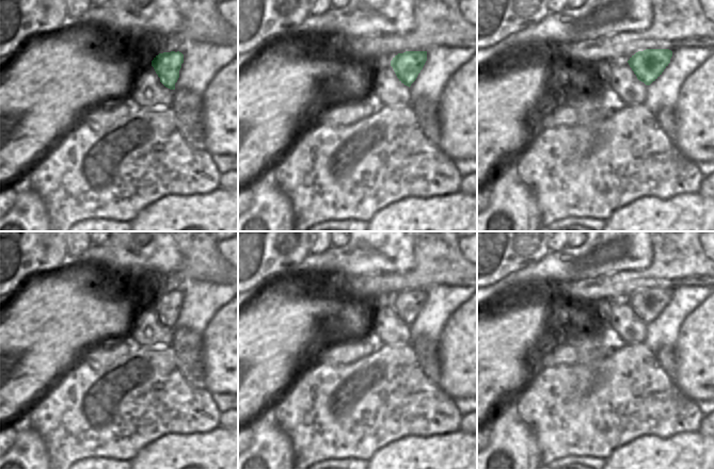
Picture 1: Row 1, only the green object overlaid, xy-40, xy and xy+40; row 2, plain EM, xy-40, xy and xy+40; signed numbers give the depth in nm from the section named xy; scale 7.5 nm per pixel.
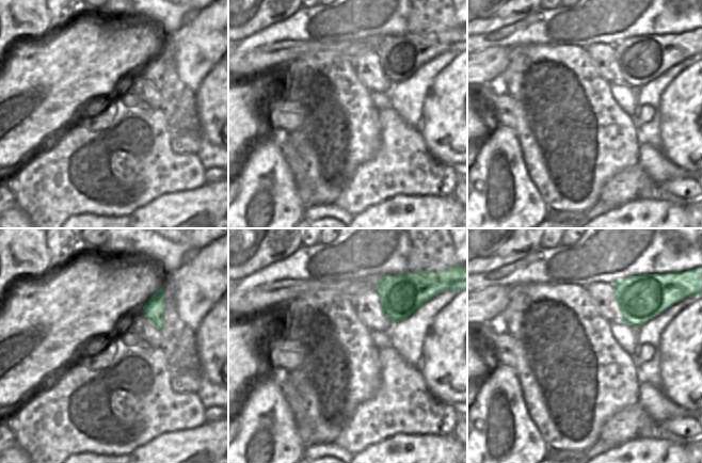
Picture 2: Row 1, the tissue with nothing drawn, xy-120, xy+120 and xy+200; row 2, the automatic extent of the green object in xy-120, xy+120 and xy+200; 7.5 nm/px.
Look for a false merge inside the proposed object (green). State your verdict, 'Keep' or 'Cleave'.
Cleave

